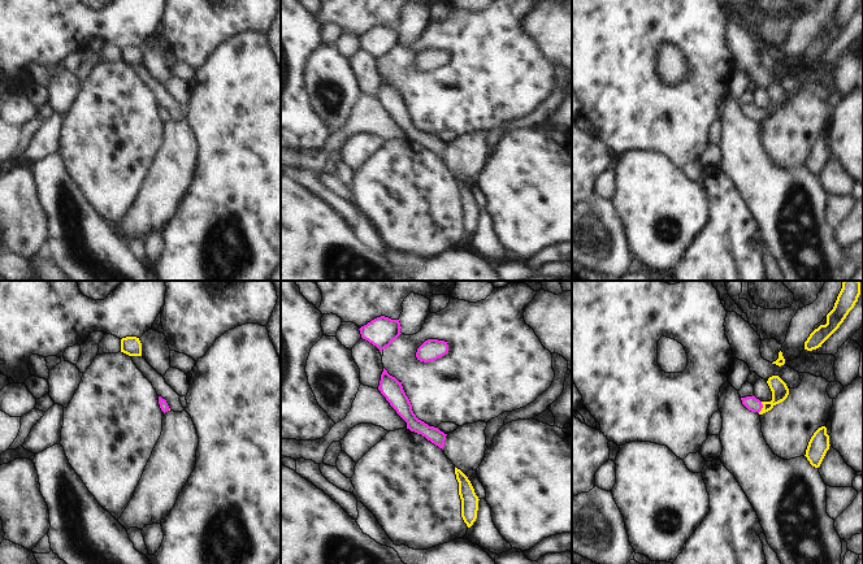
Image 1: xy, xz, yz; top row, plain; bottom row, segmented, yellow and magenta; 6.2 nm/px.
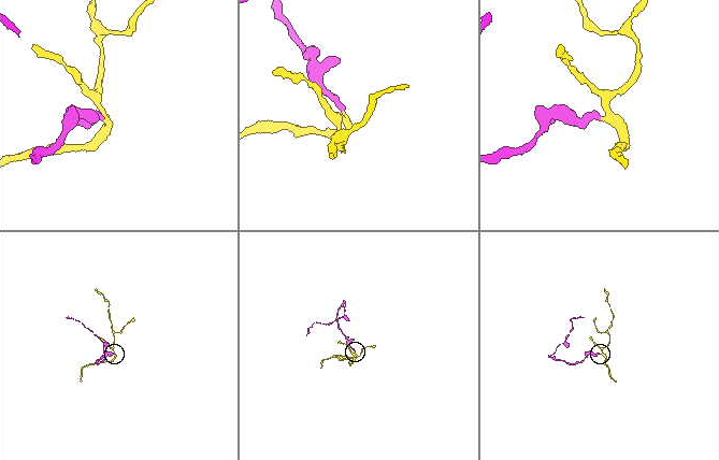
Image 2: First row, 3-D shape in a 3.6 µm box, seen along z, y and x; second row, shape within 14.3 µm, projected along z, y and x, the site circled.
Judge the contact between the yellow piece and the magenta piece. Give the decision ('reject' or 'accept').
accept

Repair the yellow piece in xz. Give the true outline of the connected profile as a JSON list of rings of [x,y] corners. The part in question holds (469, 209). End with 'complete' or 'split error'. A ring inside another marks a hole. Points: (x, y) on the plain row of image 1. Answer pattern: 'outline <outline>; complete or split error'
outline [[[455,177],[455,183],[459,191],[459,204],[461,208],[461,226],[467,235],[470,237],[477,227],[480,208],[468,186],[457,177]]]; complete

